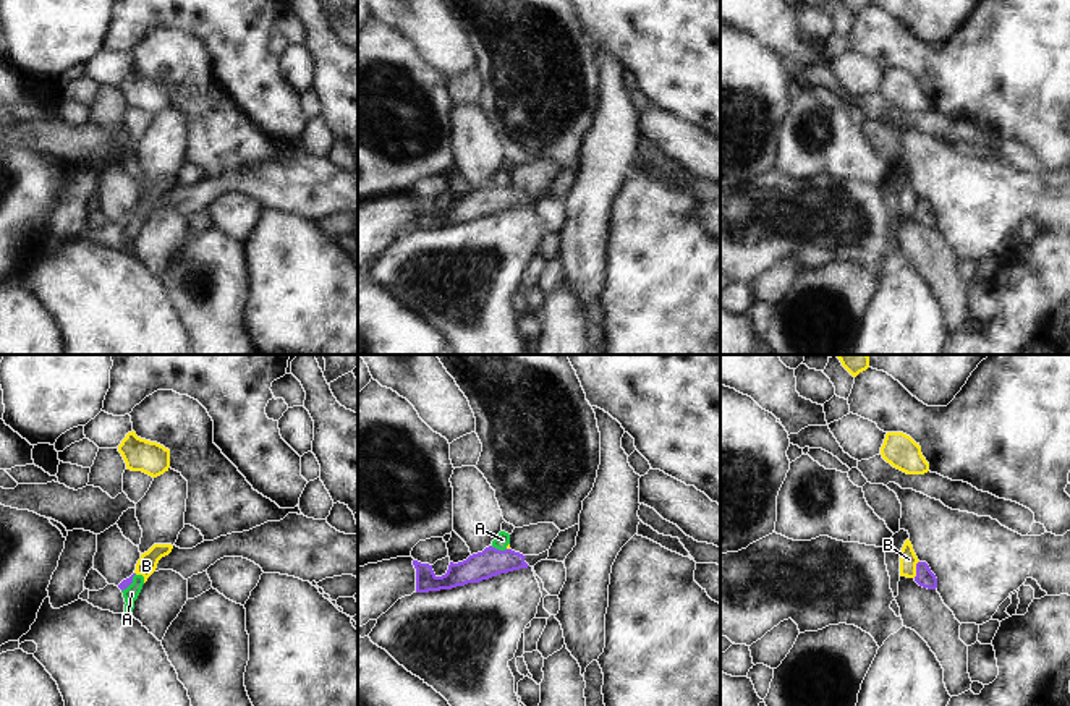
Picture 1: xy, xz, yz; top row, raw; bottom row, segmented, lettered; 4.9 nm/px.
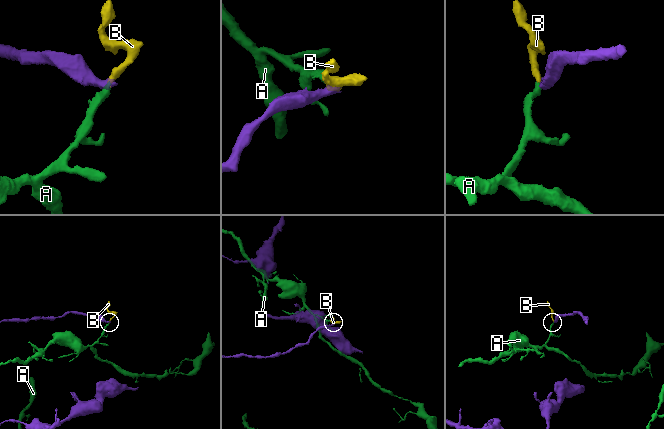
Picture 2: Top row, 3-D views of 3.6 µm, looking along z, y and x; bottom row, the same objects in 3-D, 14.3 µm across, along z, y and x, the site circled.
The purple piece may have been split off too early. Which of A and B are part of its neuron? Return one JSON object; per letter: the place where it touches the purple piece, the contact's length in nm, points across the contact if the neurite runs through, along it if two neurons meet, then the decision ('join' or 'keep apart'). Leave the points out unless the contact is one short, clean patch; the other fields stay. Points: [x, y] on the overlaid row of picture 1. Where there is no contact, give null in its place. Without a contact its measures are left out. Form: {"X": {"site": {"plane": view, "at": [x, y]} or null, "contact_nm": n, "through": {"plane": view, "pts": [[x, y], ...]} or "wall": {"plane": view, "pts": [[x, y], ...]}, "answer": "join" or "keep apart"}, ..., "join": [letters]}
{"A": {"site": {"plane": "xz", "at": [497, 549]}, "contact_nm": 80, "wall": {"plane": "xz", "pts": [[491, 546], [505, 549]]}, "answer": "keep apart"}, "B": {"site": {"plane": "yz", "at": [917, 569]}, "contact_nm": 90, "answer": "keep apart"}, "join": []}

